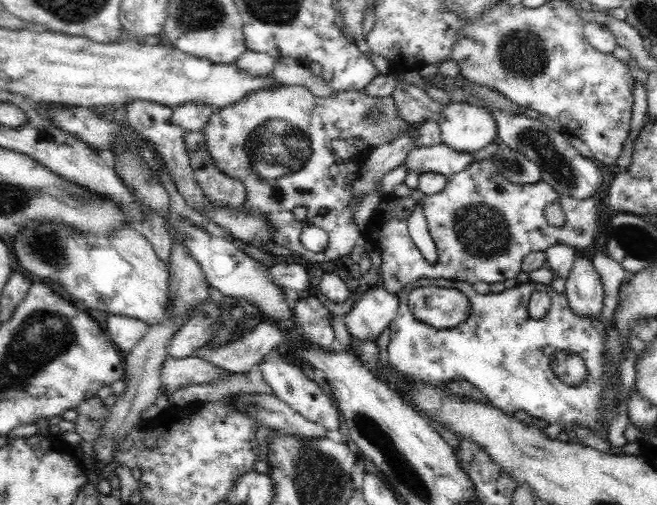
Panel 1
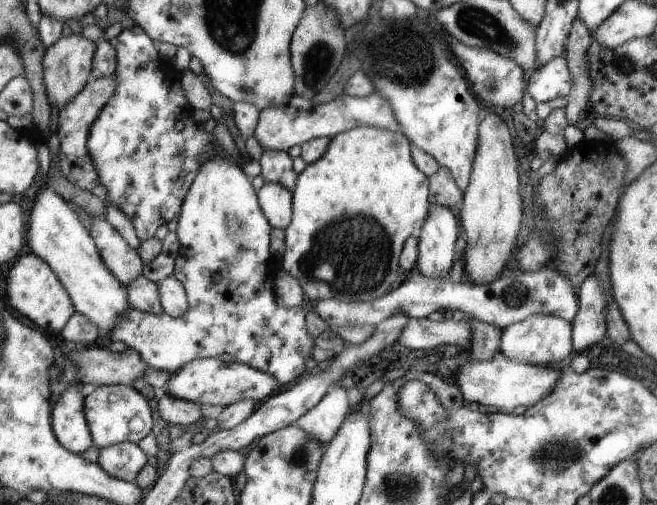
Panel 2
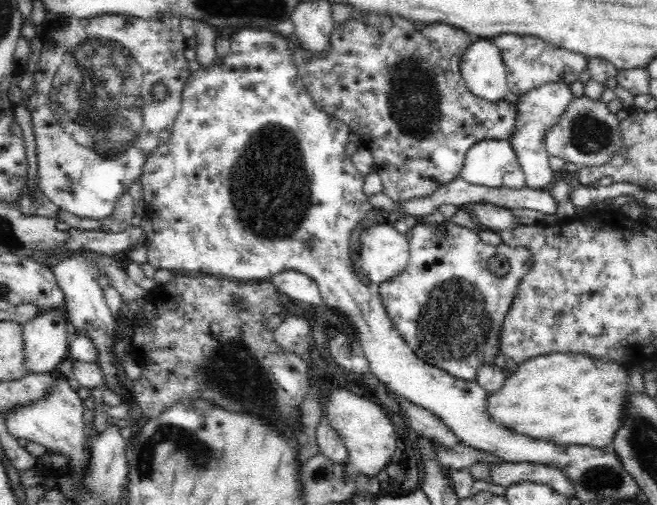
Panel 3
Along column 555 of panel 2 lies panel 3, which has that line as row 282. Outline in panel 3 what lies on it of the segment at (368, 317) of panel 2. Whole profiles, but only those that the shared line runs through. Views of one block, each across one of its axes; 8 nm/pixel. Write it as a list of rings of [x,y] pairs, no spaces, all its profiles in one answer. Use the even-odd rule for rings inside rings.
[[[294,270],[277,273],[269,281],[279,294],[286,294],[290,300],[304,302],[305,306],[323,304],[321,291],[316,282],[306,274]]]

